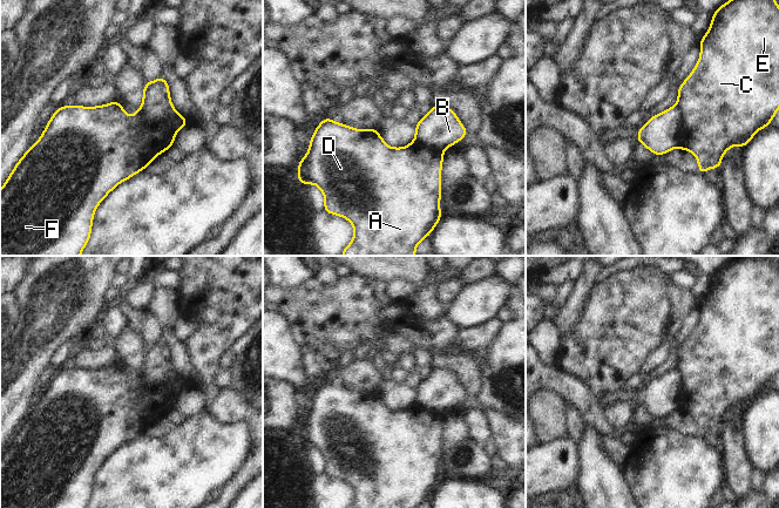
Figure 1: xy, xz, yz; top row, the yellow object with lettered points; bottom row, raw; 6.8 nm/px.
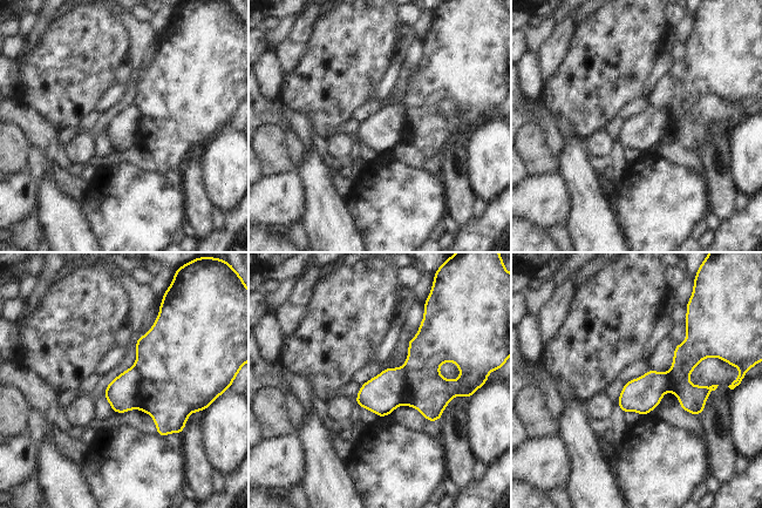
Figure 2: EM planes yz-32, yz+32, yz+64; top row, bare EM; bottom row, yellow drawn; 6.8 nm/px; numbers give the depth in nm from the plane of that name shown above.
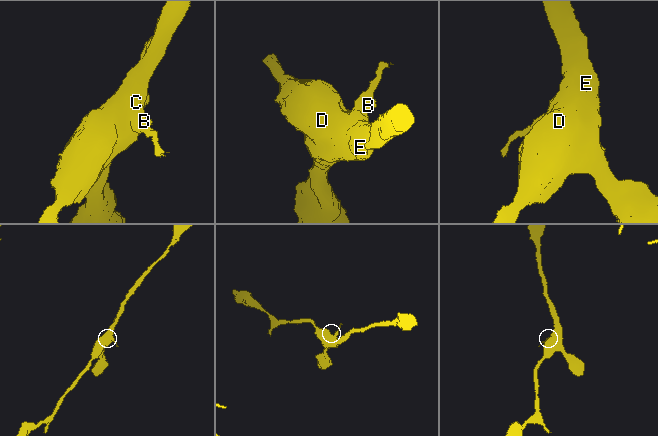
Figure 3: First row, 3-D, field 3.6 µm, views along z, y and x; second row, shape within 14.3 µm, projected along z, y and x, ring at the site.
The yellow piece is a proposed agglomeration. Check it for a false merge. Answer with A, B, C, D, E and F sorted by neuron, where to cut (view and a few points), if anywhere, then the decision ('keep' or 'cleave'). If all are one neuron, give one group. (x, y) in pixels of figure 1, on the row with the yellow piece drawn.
groups A C D E F / B; cut yz (675, 106), (679, 108), (682, 115), (681, 135), (677, 146); cleave

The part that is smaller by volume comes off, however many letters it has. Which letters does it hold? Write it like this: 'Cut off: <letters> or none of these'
Cut off: B

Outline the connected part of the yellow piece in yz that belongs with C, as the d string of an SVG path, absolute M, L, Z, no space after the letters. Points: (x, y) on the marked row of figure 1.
M729 0L720 6L713 14L709 32L699 42L700 56L692 73L679 84L678 101L676 107L680 108L683 122L680 126L682 134L678 138L678 148L695 154L699 168L698 174L704 175L709 168L719 170L723 155L732 145L744 148L753 137L753 135L771 124L773 116L779 109L779 6L775 0Z

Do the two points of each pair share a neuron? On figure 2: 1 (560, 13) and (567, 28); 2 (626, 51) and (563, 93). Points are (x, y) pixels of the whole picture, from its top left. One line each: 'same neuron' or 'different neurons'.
1: different neurons
2: same neuron

